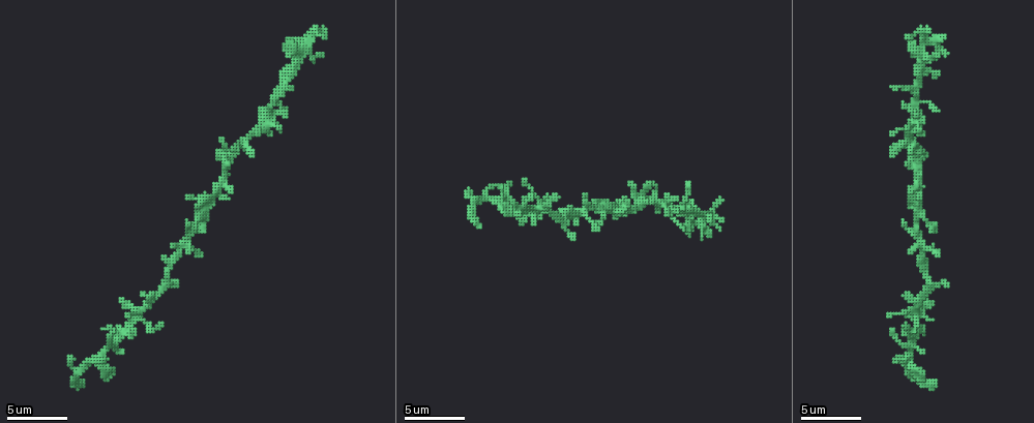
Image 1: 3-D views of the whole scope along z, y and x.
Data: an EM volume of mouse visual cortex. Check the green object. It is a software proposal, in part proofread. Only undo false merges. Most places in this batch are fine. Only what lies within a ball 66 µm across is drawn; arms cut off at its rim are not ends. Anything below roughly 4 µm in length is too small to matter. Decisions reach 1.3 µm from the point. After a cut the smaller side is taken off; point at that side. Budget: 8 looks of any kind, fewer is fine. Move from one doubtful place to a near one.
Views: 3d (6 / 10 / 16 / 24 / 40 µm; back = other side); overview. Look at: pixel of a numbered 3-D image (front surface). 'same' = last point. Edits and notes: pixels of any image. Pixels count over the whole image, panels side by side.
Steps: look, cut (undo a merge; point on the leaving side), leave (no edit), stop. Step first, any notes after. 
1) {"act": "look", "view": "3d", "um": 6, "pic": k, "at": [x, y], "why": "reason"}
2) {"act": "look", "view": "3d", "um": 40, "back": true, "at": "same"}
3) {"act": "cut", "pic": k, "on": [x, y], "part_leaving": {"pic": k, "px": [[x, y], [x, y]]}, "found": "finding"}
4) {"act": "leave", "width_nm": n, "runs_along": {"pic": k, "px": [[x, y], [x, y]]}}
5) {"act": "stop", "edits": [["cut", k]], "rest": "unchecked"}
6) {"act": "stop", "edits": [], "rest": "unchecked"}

{"act": "look", "view": "3d", "um": 10, "pic": 1, "at": [914, 158], "why": "four-way junction"}

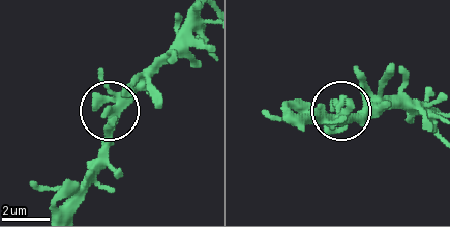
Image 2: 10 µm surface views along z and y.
{"act": "leave", "arms": 4, "runs_along": {"pic": 2, "px": [[294, 112], [398, 106]]}, "found": "all the same neuron"}

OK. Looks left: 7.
{"act": "look", "view": "3d", "um": 6, "pic": 1, "at": [915, 213], "why": "two arms in line, one across"}

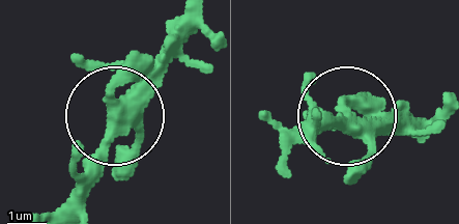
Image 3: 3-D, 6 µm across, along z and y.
{"act": "leave", "runs_along": {"pic": 3, "px": [[121, 118], [124, 98], [180, 32]]}, "found": "all the same neuron"}

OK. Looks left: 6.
{"act": "look", "view": "3d", "um": 10, "pic": 1, "at": [916, 319], "why": "looks like a crossing"}

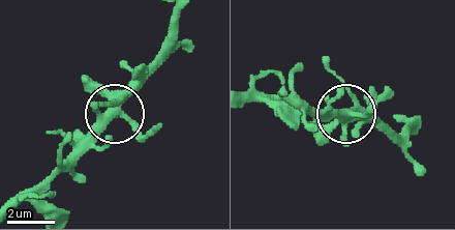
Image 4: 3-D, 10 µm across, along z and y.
{"act": "leave", "found": "continuous, no second neuron"}

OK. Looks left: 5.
{"act": "look", "view": "3d", "um": 10, "pic": 1, "at": [914, 92], "why": "three-way junction"}

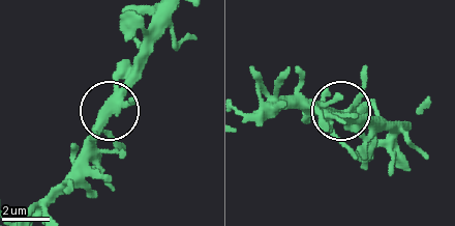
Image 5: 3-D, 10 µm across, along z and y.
{"act": "leave", "width_nm": 340, "found": "continuous, no second neuron"}

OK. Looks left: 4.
{"act": "stop", "edits": [], "rest": "unchecked"}

